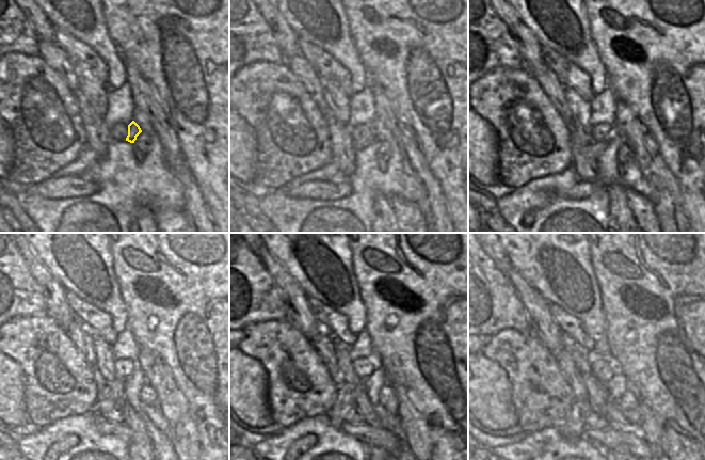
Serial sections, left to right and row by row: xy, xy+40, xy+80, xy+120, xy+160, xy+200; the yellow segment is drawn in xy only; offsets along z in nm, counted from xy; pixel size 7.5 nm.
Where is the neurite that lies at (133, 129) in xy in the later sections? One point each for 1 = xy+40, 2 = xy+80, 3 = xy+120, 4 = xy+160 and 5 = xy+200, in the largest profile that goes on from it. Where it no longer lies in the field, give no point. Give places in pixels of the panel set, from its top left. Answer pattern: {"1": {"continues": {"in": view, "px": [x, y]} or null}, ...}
{"1": {"continues": {"in": "xy+40", "px": [357, 145]}}, "2": {"continues": {"in": "xy+80", "px": [595, 147]}}, "3": {"continues": {"in": "xy+120", "px": [110, 394]}}, "4": {"continues": {"in": "xy+160", "px": [346, 400]}}, "5": {"continues": {"in": "xy+200", "px": [573, 427]}}}

